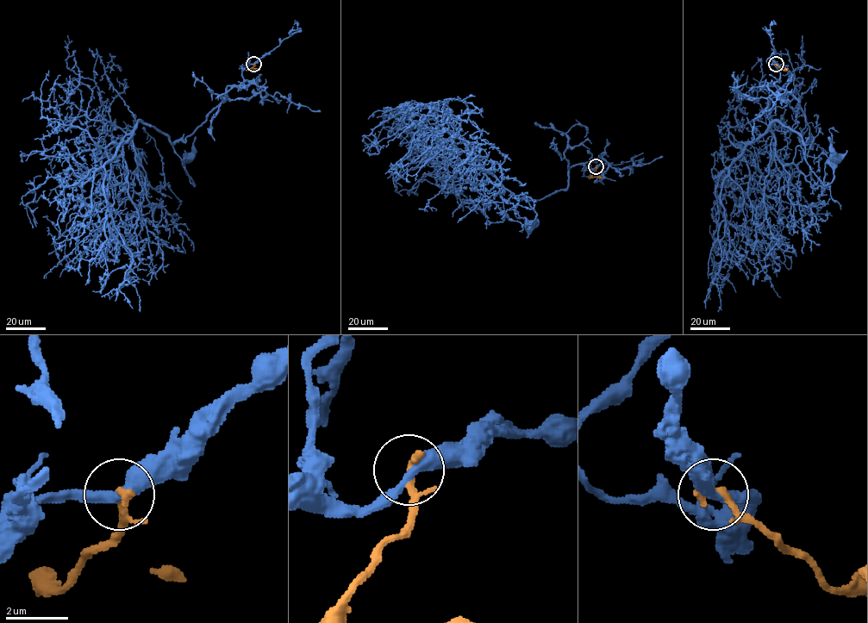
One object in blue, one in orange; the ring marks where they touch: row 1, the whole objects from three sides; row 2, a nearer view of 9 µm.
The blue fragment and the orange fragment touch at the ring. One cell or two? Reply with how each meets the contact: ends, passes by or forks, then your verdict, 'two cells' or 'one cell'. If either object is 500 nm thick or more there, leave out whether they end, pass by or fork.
blue passes by; orange ends there; two cells

